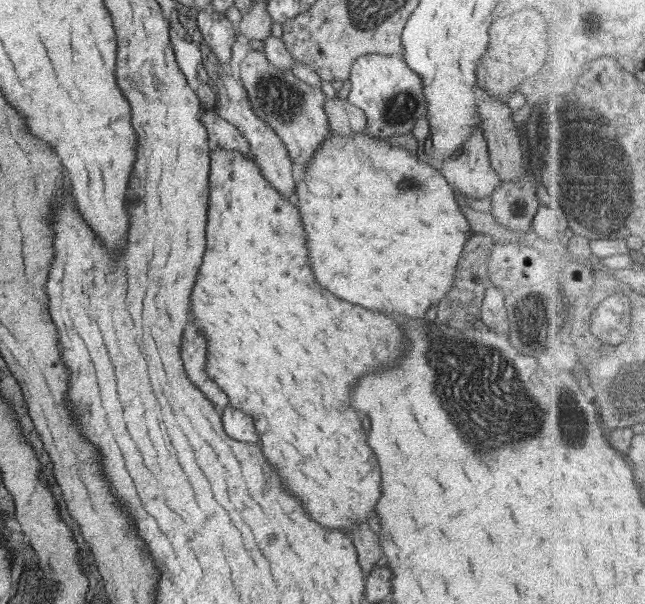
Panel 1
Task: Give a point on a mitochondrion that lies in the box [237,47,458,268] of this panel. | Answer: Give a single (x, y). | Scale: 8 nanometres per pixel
(282, 99)

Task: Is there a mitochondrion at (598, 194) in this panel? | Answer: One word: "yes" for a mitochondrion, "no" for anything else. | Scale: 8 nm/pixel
yes

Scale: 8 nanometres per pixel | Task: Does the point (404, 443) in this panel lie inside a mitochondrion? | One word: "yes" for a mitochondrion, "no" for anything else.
no

